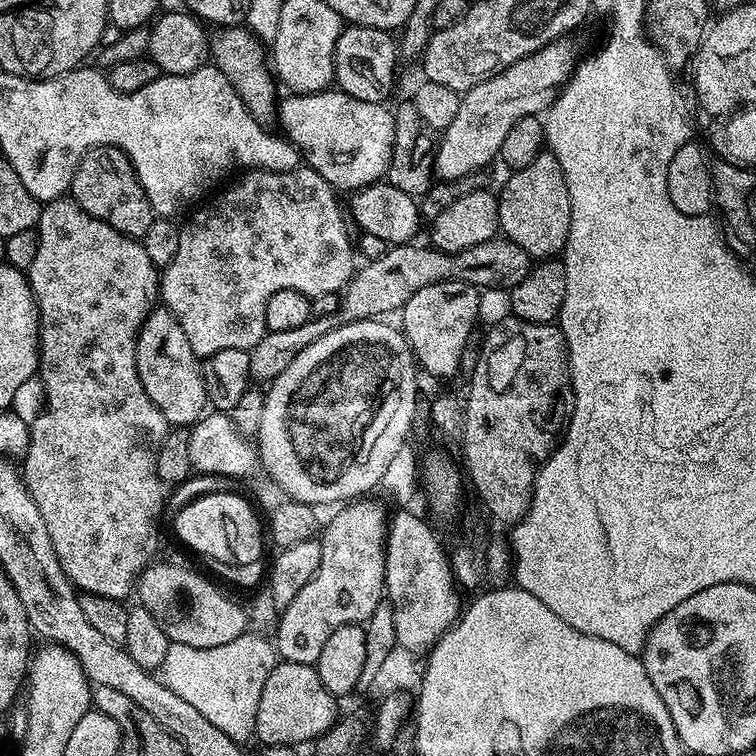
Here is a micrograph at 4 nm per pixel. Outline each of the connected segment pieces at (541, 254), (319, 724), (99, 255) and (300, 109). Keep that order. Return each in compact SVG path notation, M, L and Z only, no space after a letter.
M545 150L522 170L512 172L504 189L498 192L500 205L500 232L513 240L526 254L533 258L556 258L561 255L570 234L572 211L570 210L570 190L566 190L566 178L558 158L551 150Z
M289 660L277 662L270 670L269 677L266 678L265 685L262 687L262 696L258 701L255 739L257 741L261 740L261 745L264 746L274 744L300 746L303 745L303 740L315 741L323 736L325 732L330 731L333 724L337 722L336 704L338 704L337 697L332 696L330 690L326 690L326 686L322 686L322 678L318 678L313 665L299 664Z
M61 198L58 200L47 201L40 210L40 222L35 227L37 234L37 254L34 257L34 262L30 263L26 275L28 284L32 287L32 293L36 299L36 309L40 315L40 367L38 369L38 380L44 383L44 404L48 409L37 418L32 420L31 436L29 438L28 451L22 457L22 475L24 477L24 485L28 488L28 493L34 498L34 502L38 506L38 510L42 514L42 522L46 522L46 530L50 534L50 542L56 551L58 562L62 566L62 570L68 576L68 581L71 582L72 587L79 590L81 593L90 596L101 596L110 600L118 600L121 602L127 601L127 596L133 595L134 589L137 587L140 573L153 563L156 552L156 543L160 540L160 511L164 508L164 492L166 492L165 485L160 483L160 476L156 472L158 466L158 450L162 446L162 442L166 438L166 434L170 430L168 420L160 411L158 406L154 406L154 402L150 402L150 398L146 394L146 390L142 386L142 378L138 378L138 366L136 365L136 343L138 342L138 334L142 330L142 326L146 322L146 318L152 313L153 308L157 307L158 297L160 295L160 277L161 273L154 266L154 262L150 262L150 257L146 254L143 243L139 239L122 234L118 230L114 230L114 226L110 226L106 222L102 222L98 218L94 218L90 214L86 214L86 210L82 210L82 206L78 206L75 200L71 198Z
M339 90L285 97L278 104L279 131L302 154L303 163L333 189L352 194L385 179L394 146L394 118L384 104L362 102Z

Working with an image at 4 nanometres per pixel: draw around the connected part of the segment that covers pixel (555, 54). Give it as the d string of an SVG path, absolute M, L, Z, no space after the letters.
M565 38L547 44L542 50L514 62L514 66L506 66L506 70L494 78L461 95L458 115L450 126L443 128L438 140L434 172L441 181L462 178L472 171L487 169L488 163L499 157L502 141L518 118L540 116L552 105L578 63L576 48L570 41Z

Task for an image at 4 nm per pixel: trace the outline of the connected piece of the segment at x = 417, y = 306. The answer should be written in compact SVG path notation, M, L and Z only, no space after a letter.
M434 282L432 286L422 286L422 290L417 290L406 302L398 313L399 327L408 340L408 345L412 348L412 355L416 357L417 365L424 368L432 376L444 380L447 376L455 374L460 366L460 359L464 356L464 347L468 344L468 339L472 336L472 331L478 328L478 306L481 289L466 282Z

